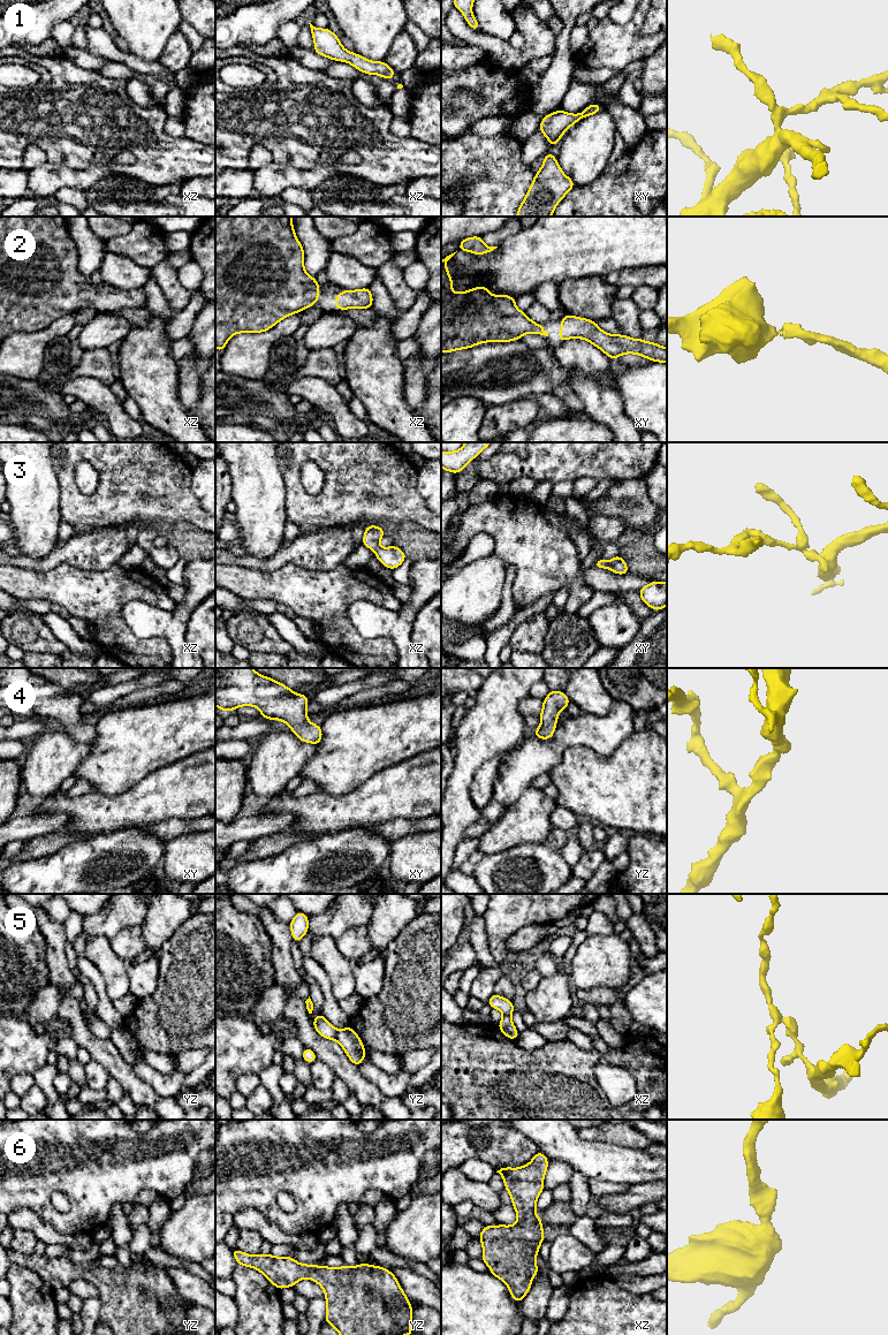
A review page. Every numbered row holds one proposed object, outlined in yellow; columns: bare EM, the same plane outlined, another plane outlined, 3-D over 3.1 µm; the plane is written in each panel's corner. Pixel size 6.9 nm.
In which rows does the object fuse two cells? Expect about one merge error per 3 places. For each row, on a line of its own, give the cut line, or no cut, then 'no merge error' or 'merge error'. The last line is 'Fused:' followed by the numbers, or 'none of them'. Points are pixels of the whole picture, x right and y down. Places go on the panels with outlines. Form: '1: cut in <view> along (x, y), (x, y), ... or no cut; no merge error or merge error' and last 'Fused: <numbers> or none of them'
1: no cut; no merge error
2: no cut; no merge error
3: no cut; no merge error
4: no cut; no merge error
5: cut in yz along (338, 1030), (334, 1039); merge error
6: no cut; no merge error
Fused: 5

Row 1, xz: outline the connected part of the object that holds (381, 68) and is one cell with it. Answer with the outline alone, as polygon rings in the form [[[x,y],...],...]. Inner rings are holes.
[[[311,23],[311,33],[314,41],[313,52],[333,61],[343,61],[350,63],[359,71],[367,75],[379,75],[386,79],[393,79],[395,71],[385,61],[371,61],[354,52],[348,52],[340,43],[339,37],[328,28],[320,29]]]

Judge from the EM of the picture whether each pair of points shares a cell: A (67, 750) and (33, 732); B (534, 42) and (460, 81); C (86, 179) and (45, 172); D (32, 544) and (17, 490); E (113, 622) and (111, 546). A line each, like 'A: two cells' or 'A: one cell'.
A: two cells
B: two cells
C: one cell
D: one cell
E: two cells

